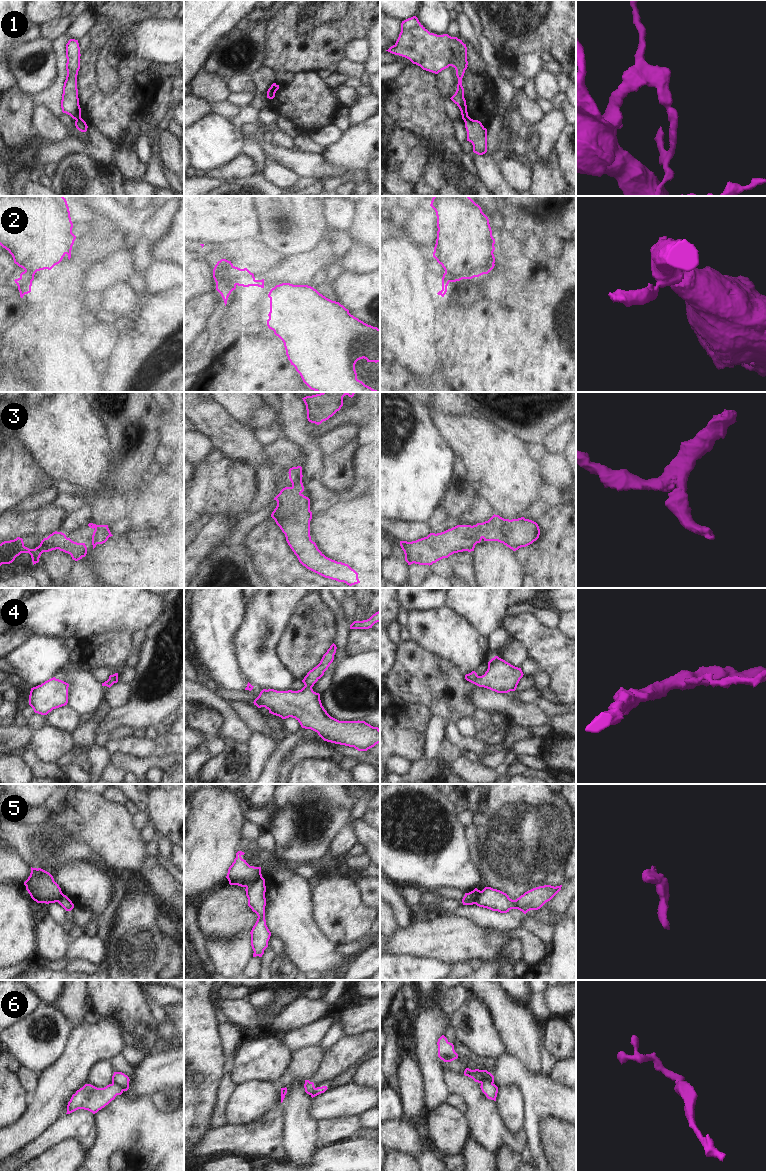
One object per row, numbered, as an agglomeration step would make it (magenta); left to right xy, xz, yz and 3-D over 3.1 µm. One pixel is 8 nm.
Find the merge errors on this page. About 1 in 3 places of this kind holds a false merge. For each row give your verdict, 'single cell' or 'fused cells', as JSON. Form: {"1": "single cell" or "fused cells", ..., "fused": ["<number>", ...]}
{"1": "fused cells", "2": "fused cells", "3": "single cell", "4": "single cell", "5": "fused cells", "6": "fused cells", "fused": ["1", "2", "5", "6"]}

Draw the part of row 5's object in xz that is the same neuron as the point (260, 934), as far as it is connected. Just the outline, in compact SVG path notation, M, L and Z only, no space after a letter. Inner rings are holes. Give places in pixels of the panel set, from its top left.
M260 877L253 884L247 886L245 891L248 898L248 906L258 916L257 921L250 932L251 946L254 951L253 957L262 957L264 950L268 947L268 941L271 936L271 932L269 931L265 920L265 879Z

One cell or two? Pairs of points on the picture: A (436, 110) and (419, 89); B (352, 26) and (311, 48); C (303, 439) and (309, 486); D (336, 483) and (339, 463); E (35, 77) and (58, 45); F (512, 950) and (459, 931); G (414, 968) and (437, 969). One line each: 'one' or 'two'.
A: one
B: one
C: one
D: one
E: two
F: two
G: one

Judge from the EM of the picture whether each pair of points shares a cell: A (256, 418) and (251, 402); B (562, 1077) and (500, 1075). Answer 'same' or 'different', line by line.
A: different
B: different

